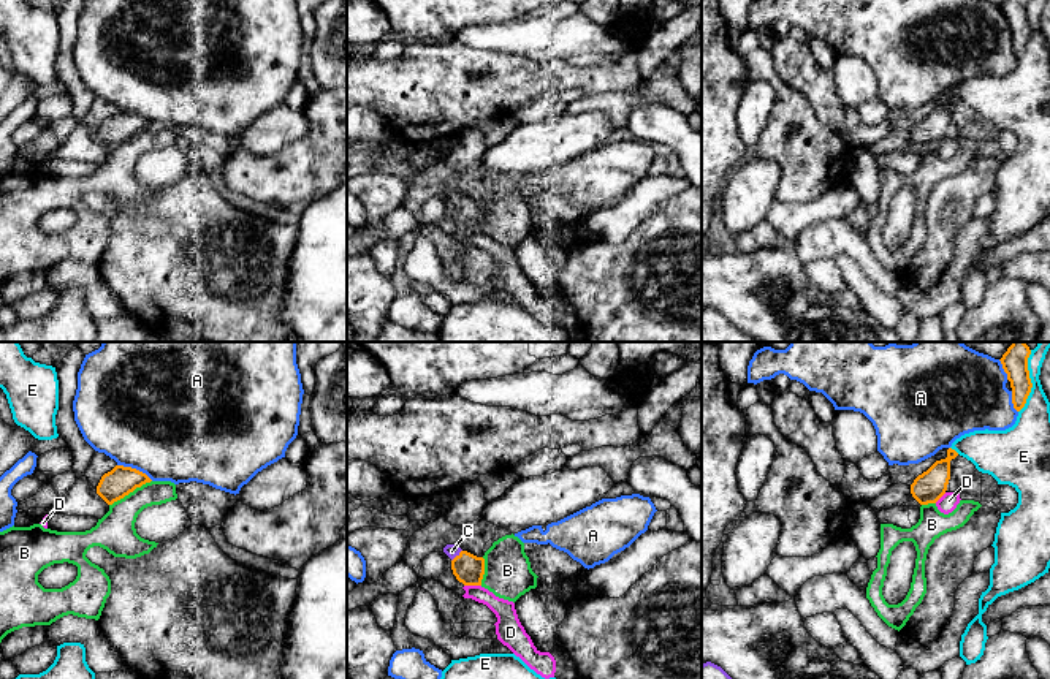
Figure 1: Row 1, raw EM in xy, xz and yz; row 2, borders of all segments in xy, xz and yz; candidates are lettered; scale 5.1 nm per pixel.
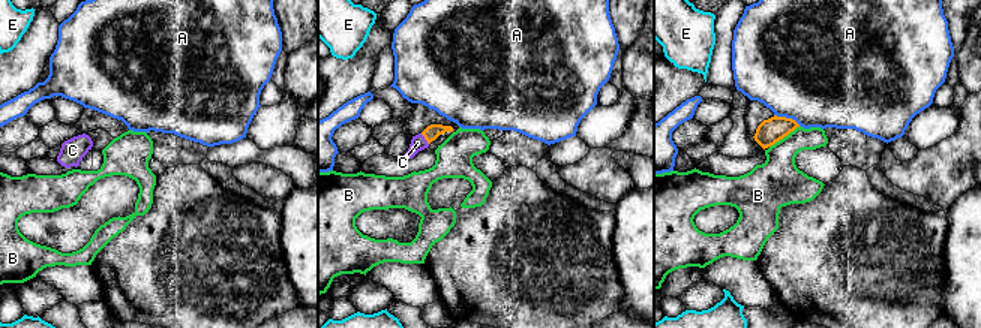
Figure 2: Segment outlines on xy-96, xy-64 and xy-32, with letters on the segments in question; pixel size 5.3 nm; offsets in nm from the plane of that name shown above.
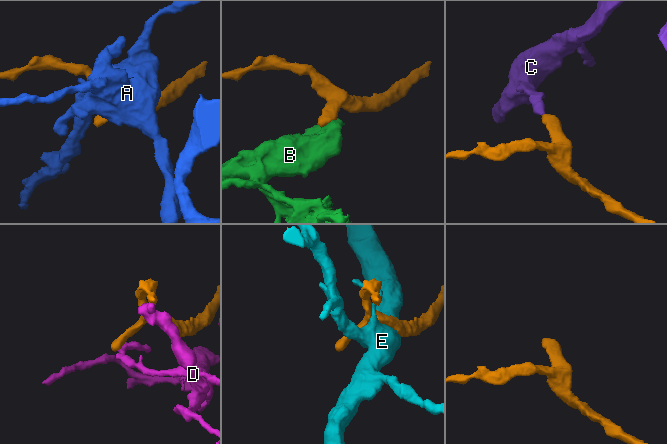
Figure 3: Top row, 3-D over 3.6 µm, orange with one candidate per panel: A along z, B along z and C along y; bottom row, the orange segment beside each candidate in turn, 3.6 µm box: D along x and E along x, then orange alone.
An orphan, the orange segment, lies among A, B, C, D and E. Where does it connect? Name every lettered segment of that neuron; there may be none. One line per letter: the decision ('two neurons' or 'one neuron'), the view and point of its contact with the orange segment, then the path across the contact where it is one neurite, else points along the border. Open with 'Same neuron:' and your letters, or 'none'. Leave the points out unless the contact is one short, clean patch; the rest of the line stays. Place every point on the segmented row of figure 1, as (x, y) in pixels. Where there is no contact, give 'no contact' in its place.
Same neuron: C
A: two neurons | xy (135, 469)
B: two neurons | xy (130, 491) | along xy (151, 480), (110, 505)
C: one neuron | xz (456, 556) | across xz (467, 568), (456, 556), (452, 551)
D: two neurons | xz (472, 584)
E: two neurons | yz (1030, 382)

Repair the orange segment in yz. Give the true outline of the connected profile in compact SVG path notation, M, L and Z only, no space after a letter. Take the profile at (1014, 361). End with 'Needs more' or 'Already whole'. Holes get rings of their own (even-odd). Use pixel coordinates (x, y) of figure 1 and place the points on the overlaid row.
M1012 342L1007 351L999 359L1007 380L1012 388L1012 404L1020 412L1031 393L1033 383L1028 370L1028 358L1031 355L1029 347L1025 342Z. Already whole

